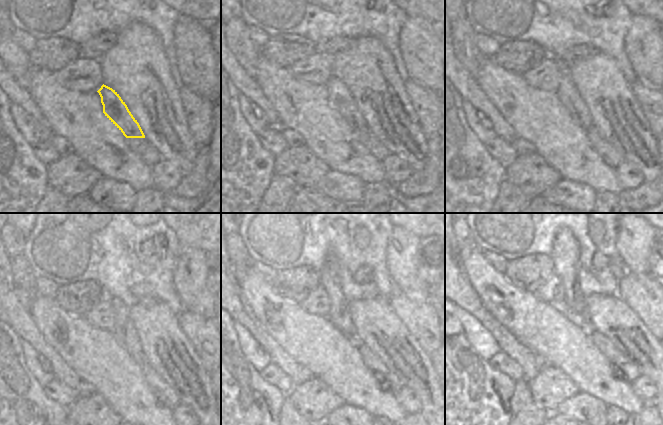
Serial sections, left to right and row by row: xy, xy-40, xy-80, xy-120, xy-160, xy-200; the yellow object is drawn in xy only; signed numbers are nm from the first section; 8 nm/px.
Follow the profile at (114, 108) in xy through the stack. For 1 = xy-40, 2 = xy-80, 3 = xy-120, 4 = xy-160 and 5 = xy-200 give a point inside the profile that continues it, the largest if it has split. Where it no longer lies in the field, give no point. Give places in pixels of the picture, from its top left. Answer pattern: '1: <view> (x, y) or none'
1: xy-40 (340, 97)
2: xy-80 (567, 93)
3: xy-120 (125, 331)
4: xy-160 (339, 316)
5: xy-200 (555, 269)

